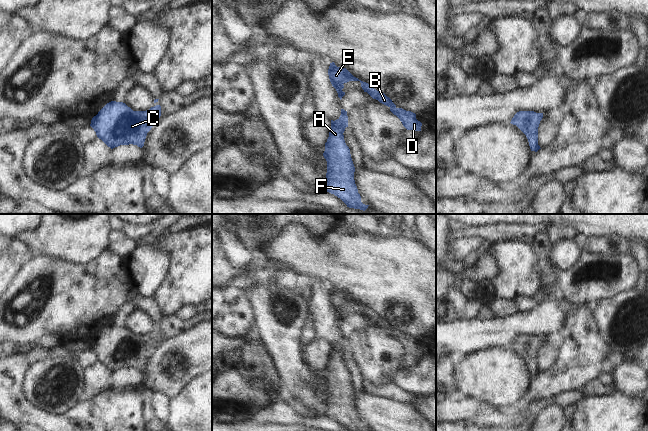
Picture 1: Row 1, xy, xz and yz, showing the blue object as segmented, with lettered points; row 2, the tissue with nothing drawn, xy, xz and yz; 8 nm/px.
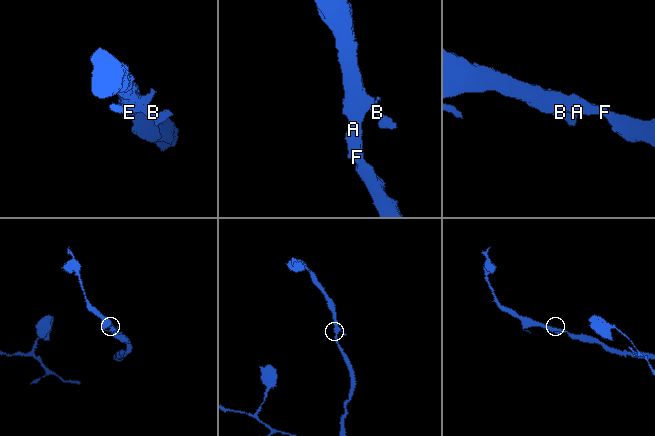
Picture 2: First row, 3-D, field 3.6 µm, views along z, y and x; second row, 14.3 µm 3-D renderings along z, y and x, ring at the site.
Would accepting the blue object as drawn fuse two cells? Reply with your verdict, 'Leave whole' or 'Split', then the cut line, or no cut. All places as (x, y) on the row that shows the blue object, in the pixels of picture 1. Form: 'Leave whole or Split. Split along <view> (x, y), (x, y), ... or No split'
Leave whole. No split

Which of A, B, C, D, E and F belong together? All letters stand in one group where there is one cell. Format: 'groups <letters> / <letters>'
groups A B C D E F

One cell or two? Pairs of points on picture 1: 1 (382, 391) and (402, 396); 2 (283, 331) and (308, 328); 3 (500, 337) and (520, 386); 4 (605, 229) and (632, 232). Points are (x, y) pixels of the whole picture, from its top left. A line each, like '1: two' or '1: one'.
1: one
2: two
3: two
4: one

